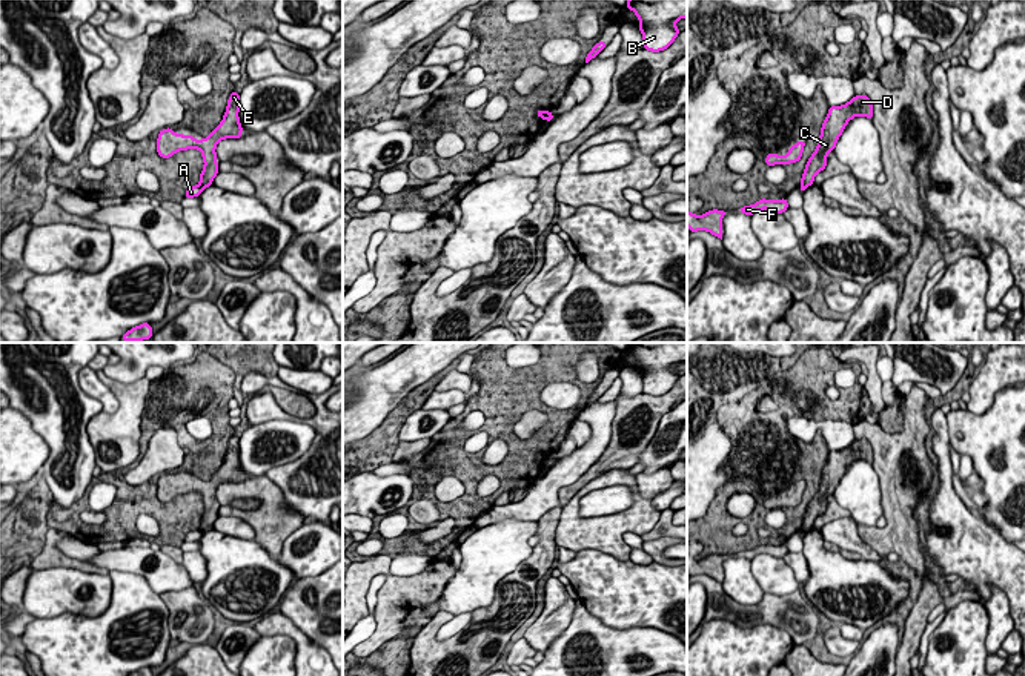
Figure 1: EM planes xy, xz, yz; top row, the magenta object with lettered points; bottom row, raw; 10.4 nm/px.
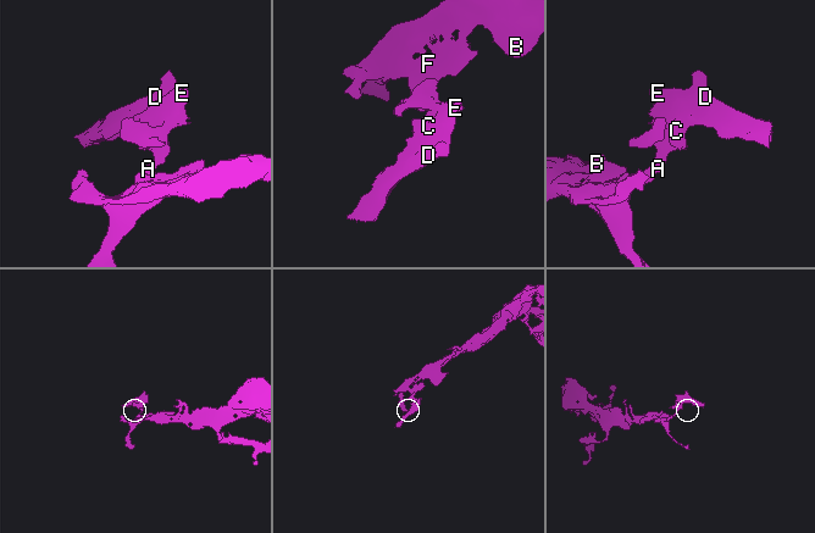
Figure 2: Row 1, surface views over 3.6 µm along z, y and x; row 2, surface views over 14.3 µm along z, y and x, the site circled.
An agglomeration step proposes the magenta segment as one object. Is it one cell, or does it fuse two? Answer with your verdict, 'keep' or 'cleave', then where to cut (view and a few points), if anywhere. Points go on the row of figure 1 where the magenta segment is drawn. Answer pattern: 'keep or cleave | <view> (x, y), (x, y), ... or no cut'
cleave | xy (199, 185), (203, 188)

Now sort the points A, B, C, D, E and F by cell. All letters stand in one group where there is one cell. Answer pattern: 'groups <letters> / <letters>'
groups A B F / C D E

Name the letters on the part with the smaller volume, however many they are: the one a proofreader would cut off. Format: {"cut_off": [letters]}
{"cut_off": ["C", "D", "E"]}

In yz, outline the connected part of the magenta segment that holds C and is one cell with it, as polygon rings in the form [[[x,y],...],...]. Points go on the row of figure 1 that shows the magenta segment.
[[[865,94],[854,95],[842,106],[830,106],[827,118],[822,123],[819,144],[805,164],[801,178],[802,187],[811,186],[814,183],[814,175],[825,169],[827,154],[834,151],[847,123],[857,115],[873,120],[873,104]]]

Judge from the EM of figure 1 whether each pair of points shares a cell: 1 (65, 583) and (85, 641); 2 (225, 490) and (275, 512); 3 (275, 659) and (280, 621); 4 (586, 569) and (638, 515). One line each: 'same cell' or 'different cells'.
1: different cells
2: same cell
3: different cells
4: different cells

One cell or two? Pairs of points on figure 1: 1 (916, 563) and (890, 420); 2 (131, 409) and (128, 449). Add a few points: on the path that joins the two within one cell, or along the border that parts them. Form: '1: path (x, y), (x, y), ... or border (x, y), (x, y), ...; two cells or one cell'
1: border (878, 423), (892, 434), (902, 430); two cells
2: path (128, 418), (128, 440); one cell

